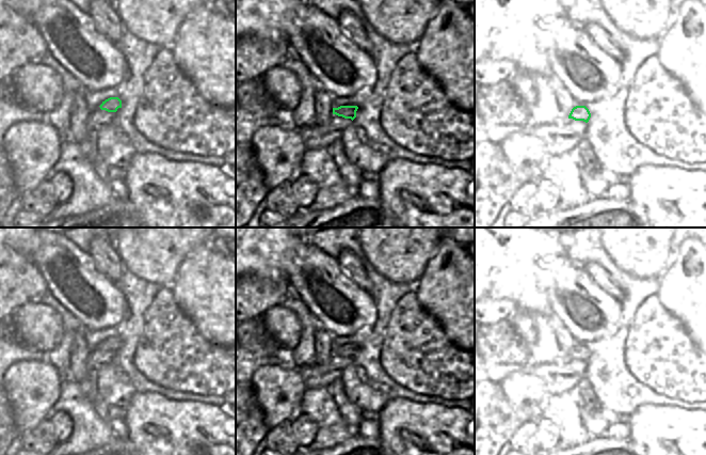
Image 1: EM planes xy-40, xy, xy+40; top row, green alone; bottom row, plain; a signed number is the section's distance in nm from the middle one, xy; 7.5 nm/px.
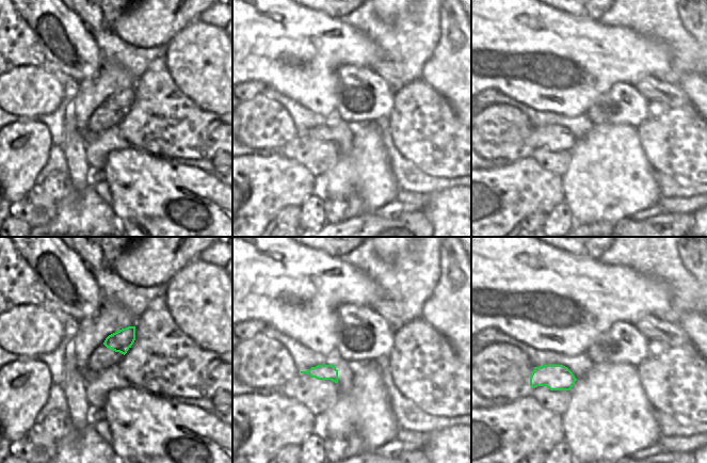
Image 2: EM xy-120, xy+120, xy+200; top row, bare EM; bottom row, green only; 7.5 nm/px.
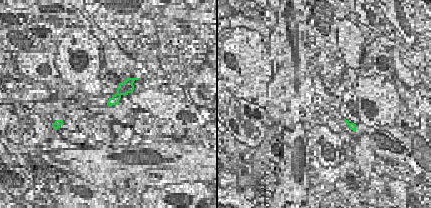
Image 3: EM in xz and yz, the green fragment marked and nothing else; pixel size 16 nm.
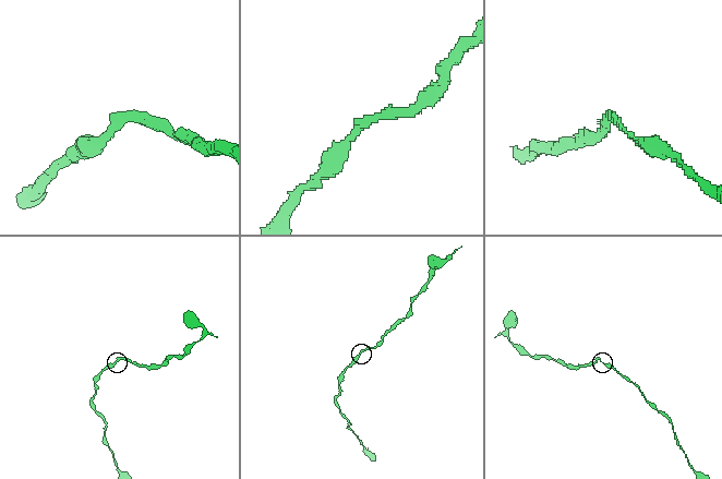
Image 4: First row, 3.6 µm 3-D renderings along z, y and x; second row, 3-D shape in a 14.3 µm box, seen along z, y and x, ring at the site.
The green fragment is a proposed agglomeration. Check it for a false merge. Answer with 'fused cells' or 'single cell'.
single cell

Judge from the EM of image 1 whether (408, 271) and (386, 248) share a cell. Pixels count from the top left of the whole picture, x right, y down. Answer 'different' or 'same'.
same

